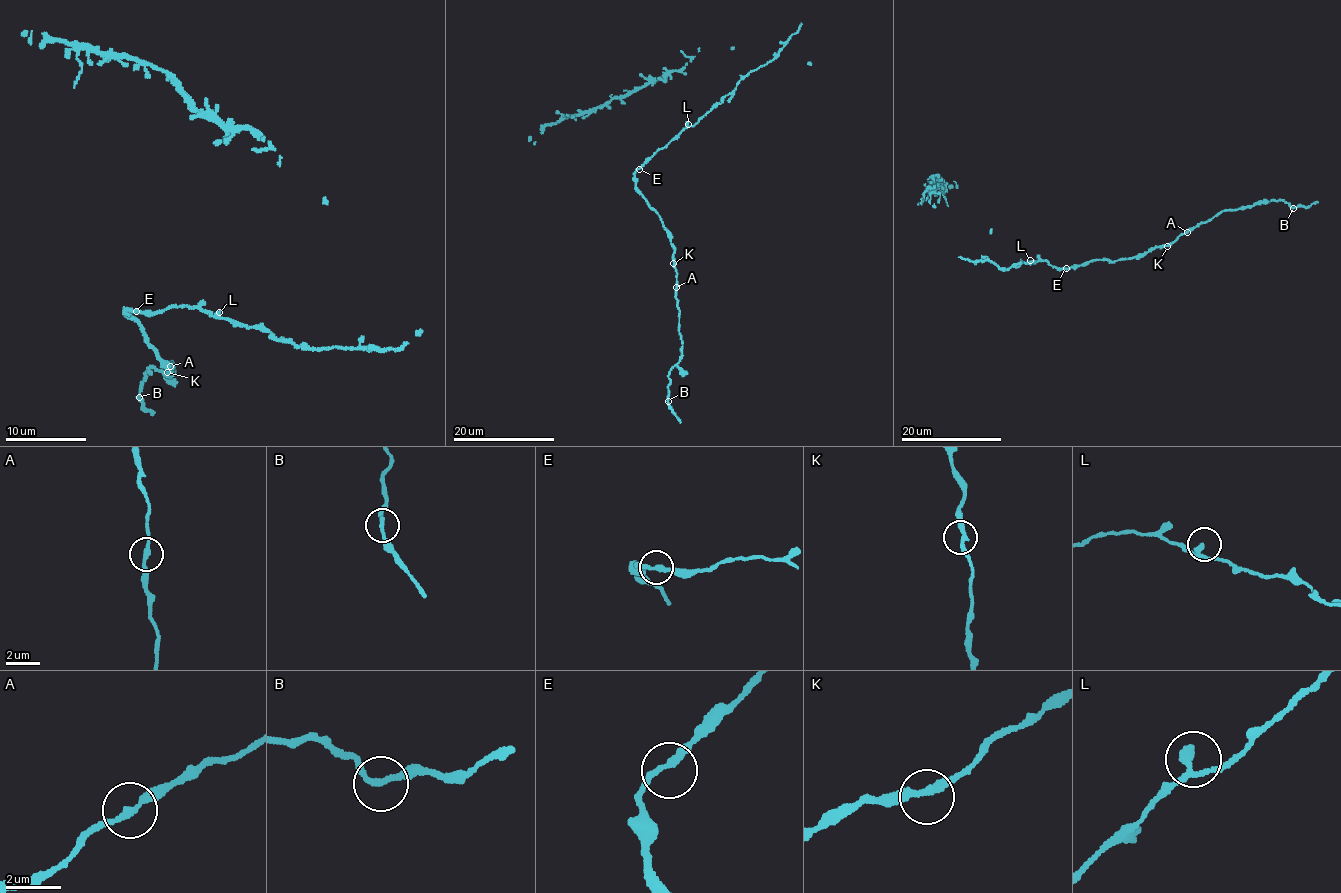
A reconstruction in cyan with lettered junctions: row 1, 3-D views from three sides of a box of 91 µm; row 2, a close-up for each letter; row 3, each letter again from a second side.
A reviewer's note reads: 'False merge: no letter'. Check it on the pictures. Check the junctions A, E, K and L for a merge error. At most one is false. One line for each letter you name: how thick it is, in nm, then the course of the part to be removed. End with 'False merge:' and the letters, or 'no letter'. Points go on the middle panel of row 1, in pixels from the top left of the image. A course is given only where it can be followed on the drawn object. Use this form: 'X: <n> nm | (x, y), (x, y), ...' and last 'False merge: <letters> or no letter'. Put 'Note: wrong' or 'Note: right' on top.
Note: right
False merge: no letter

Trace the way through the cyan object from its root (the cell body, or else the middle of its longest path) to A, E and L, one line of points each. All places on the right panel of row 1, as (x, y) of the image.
A: (1049, 263), (1062, 269), (1094, 260), (1137, 258), (1154, 248), (1169, 246), (1187, 232)
E: (1049, 263), (1060, 270), (1066, 268)
L: (1049, 263), (1045, 259), (1033, 263), (1030, 260)

